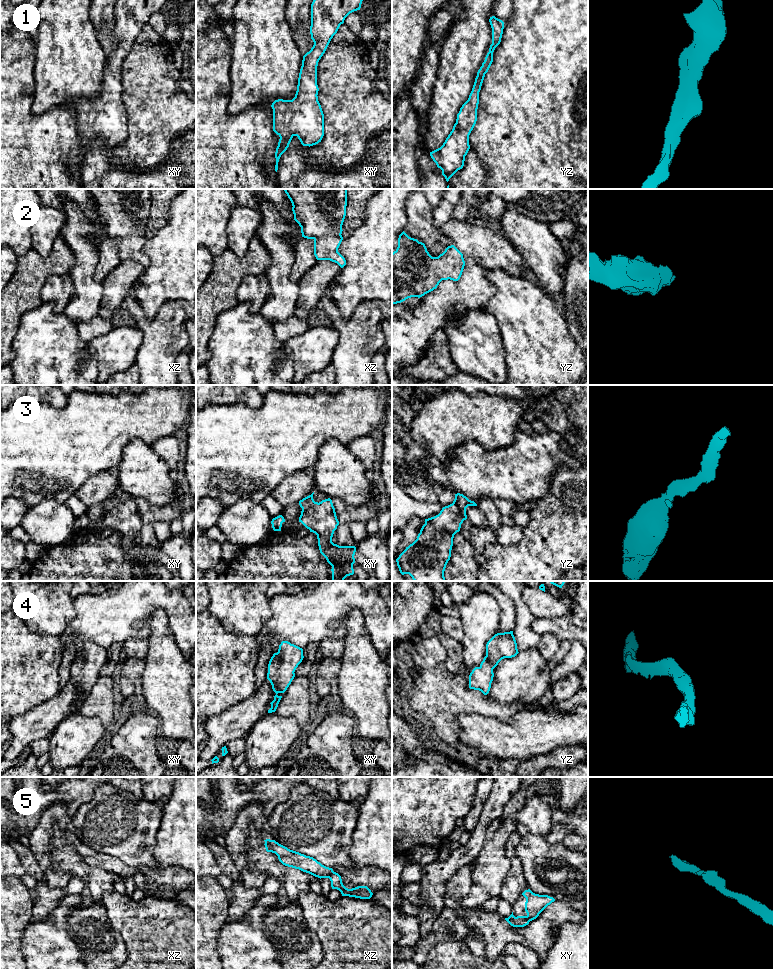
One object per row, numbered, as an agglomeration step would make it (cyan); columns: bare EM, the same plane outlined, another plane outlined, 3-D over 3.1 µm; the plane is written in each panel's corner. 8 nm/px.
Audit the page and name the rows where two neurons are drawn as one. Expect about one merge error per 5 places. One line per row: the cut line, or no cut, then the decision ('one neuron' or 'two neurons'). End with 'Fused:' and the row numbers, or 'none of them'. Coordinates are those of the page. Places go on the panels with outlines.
1: no cut; one neuron
2: no cut; one neuron
3: no cut; one neuron
4: no cut; one neuron
5: no cut; one neuron
Fused: none of them

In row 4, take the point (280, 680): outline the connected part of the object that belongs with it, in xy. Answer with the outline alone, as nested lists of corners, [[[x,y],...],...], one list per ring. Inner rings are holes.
[[[282,641],[277,653],[274,653],[268,664],[267,679],[276,693],[274,700],[270,703],[271,708],[268,713],[275,712],[282,696],[278,693],[284,693],[295,677],[295,670],[302,662],[303,649],[291,644],[288,641]]]

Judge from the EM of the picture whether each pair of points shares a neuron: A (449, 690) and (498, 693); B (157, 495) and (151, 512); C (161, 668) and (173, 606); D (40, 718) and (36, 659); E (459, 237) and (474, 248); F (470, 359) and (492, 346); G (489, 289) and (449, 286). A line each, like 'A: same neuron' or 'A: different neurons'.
A: different neurons
B: different neurons
C: different neurons
D: different neurons
E: same neuron
F: same neuron
G: same neuron

